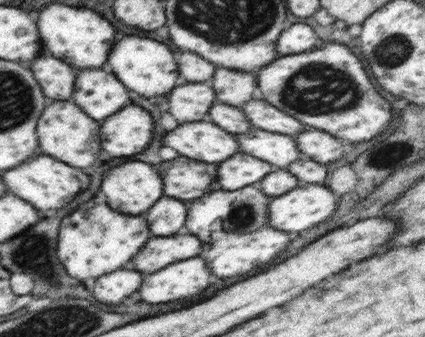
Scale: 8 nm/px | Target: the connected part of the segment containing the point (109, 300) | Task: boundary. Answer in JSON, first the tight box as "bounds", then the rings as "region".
{"bounds":[94,270,142,304],"region":[[[118,270],[118,274],[111,272],[96,278],[94,283],[94,298],[104,304],[120,304],[124,298],[134,294],[140,286],[142,286],[142,276],[138,272],[134,272],[134,270]]]}

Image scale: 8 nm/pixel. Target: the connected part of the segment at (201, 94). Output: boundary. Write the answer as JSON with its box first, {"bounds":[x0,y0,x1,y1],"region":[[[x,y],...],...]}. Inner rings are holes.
{"bounds":[167,82,217,122],"region":[[[186,82],[182,86],[176,86],[169,93],[170,98],[167,102],[170,104],[170,114],[180,122],[196,122],[196,120],[205,120],[205,116],[212,108],[212,104],[217,101],[216,91],[210,84]]]}

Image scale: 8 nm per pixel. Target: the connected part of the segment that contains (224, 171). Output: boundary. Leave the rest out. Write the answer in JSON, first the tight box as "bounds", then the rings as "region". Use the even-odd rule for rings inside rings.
{"bounds":[212,152,275,190],"region":[[[242,152],[238,158],[230,158],[230,162],[218,166],[218,180],[212,190],[238,190],[256,185],[275,169],[273,164]]]}

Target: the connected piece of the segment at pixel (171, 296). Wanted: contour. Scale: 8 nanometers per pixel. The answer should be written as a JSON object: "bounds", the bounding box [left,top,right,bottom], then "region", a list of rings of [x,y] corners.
{"bounds":[142,258,214,304],"region":[[[190,258],[184,262],[176,262],[166,266],[162,272],[154,272],[146,276],[146,286],[142,286],[142,300],[150,304],[164,304],[164,302],[174,302],[174,300],[196,300],[200,298],[210,286],[214,284],[210,268],[206,268],[206,262],[202,258]]]}

